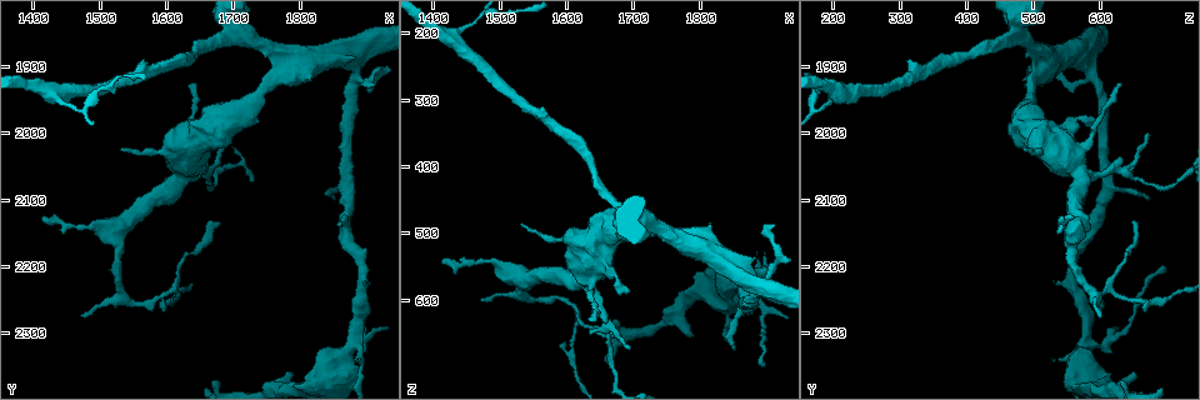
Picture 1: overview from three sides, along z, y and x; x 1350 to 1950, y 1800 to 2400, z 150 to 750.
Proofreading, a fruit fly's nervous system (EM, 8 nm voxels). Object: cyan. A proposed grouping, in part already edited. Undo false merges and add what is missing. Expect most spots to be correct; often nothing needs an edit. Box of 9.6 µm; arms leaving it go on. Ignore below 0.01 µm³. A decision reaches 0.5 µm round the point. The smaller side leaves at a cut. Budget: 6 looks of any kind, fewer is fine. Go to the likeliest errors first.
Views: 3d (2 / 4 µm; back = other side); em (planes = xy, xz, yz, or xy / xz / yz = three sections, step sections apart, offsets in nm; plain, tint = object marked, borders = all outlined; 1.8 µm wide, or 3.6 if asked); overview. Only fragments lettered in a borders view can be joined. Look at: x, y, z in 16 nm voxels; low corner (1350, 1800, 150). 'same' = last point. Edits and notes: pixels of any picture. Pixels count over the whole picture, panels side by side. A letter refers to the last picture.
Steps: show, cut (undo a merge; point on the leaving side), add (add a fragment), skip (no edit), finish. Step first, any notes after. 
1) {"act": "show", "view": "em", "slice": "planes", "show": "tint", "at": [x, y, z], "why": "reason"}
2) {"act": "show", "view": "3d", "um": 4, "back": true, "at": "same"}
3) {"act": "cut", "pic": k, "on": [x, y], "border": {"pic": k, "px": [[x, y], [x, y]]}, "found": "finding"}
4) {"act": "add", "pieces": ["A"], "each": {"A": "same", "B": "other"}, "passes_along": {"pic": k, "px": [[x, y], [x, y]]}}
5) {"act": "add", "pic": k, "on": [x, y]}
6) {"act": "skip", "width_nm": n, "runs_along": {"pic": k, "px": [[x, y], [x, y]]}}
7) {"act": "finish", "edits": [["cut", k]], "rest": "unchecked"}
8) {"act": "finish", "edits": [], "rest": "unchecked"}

{"act": "show", "view": "em", "um": 3.6, "slice": "xz", "step": 16, "show": "tint", "at": [1710, 1845, 475], "why": "a fork"}

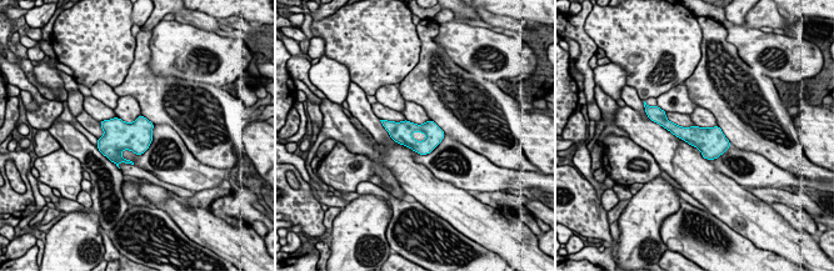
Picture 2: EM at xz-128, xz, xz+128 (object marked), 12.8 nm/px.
{"act": "show", "view": "em", "um": 3.6, "slice": "planes", "show": "borders", "at": "same"}

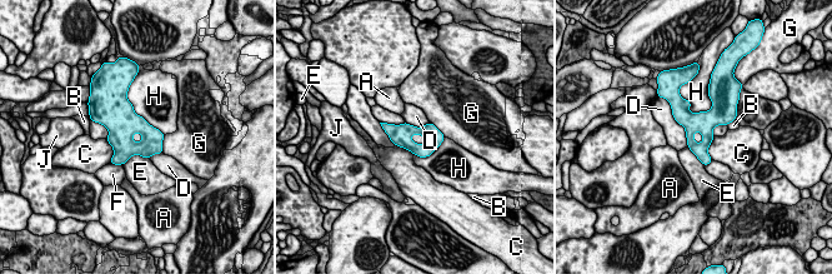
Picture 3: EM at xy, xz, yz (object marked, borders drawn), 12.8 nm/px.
{"act": "skip", "longest_contact_nm": ["D", 650], "each": {"A": "other", "B": "other", "C": "other", "D": "other", "E": "other", "F": "other", "G": "other", "H": "other", "J": "other"}, "border": {"pic": 3, "px": [[667, 101], [685, 130], [687, 145]]}, "found": "continuous, no second neuron"}

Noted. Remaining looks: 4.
{"act": "show", "view": "3d", "um": 4, "at": [1600, 2025, 510], "why": "thick turns thin"}

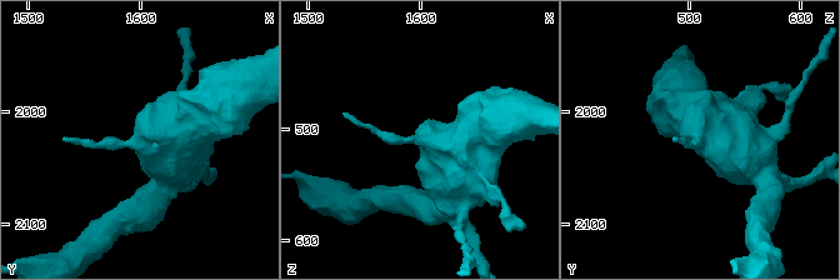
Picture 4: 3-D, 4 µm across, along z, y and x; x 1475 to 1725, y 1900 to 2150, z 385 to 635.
{"act": "show", "view": "em", "um": 3.6, "slice": "planes", "show": "borders", "at": [1600, 2028, 508], "why": "shape alone is not enough"}

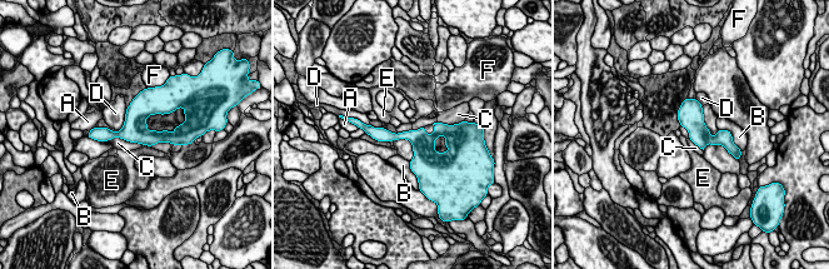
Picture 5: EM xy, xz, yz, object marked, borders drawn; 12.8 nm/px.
{"act": "skip", "each": {"A": "other", "B": "other", "C": "other", "D": "other", "E": "other", "F": "other"}, "runs_along": {"pic": 5, "px": [[96, 133], [169, 135]]}, "found": "one neuron here"}

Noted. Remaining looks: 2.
{"act": "show", "view": "3d", "um": 2, "at": [1885, 2340, 530]}

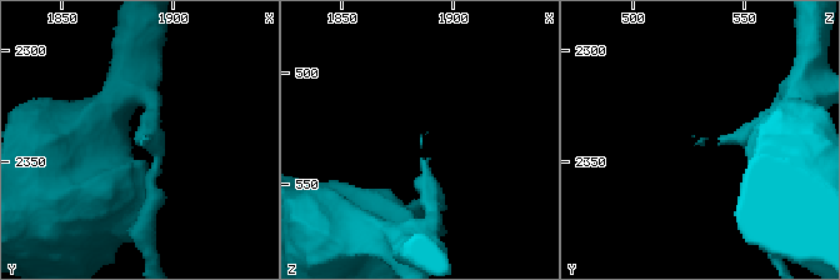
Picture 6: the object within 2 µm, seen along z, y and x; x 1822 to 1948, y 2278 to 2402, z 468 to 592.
{"act": "show", "view": "em", "slice": "yz", "step": 8, "show": "borders", "at": [1886, 2342, 530], "why": "now the EM"}

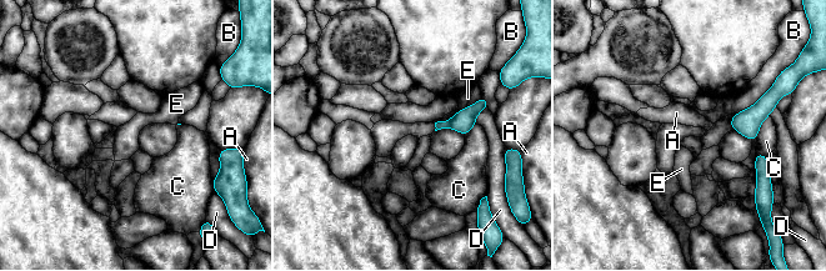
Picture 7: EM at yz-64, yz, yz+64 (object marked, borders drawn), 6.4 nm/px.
{"act": "skip", "each": {"A": "other", "B": "other", "C": "other", "D": "other", "E": "other"}, "border": {"pic": 7, "px": [[481, 95], [449, 119], [434, 123]]}, "found": "none of them fits"}

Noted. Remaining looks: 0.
{"act": "finish", "edits": [], "rest": "unchecked"}

